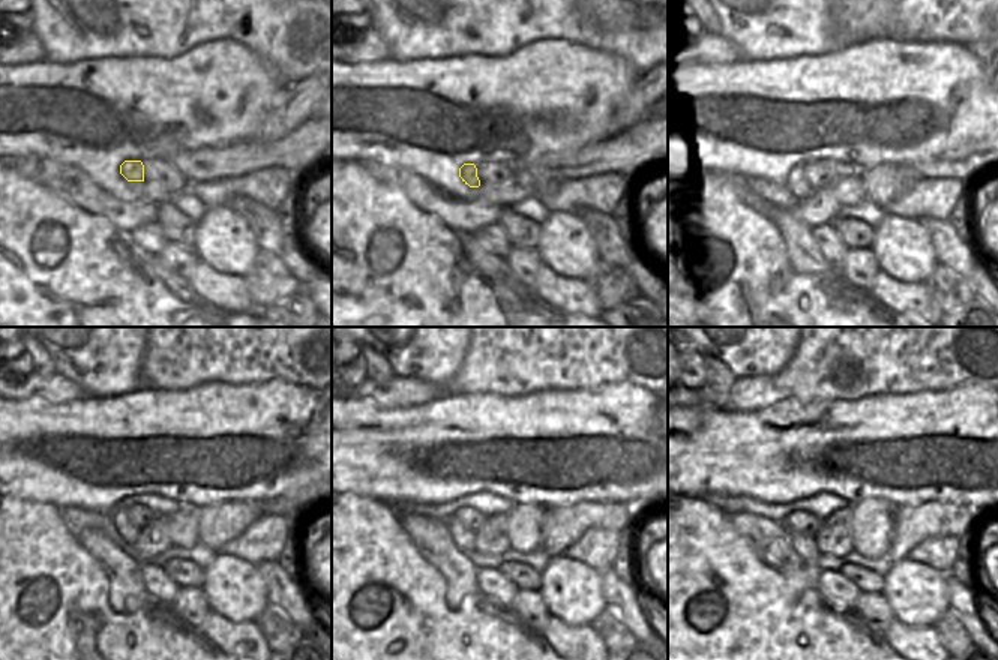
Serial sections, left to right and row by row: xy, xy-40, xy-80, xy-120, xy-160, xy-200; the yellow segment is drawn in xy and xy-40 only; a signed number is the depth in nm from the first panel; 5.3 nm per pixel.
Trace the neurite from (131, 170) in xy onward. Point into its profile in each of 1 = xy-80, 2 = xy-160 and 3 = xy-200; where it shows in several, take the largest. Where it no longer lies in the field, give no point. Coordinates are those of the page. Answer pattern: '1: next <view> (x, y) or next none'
1: next xy-80 (797, 185)
2: next xy-160 (464, 539)
3: next xy-200 (805, 546)

